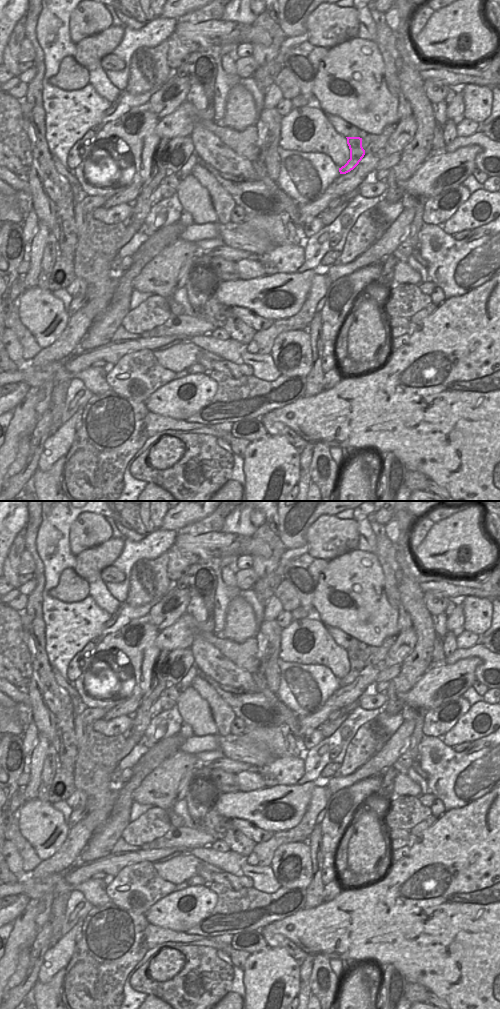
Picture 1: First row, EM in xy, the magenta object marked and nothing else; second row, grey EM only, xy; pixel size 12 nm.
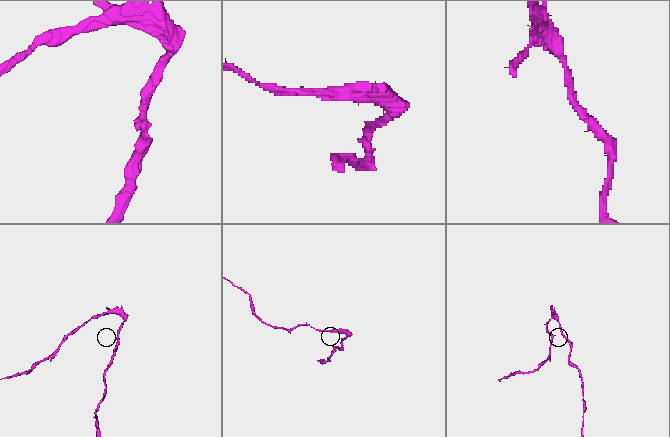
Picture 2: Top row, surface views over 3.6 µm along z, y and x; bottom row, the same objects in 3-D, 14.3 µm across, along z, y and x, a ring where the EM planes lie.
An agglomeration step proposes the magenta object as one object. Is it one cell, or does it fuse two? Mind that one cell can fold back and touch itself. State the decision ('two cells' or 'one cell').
two cells

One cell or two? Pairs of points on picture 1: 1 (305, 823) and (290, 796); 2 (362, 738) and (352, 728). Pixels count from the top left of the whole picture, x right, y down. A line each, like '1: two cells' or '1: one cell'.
1: two cells
2: two cells

